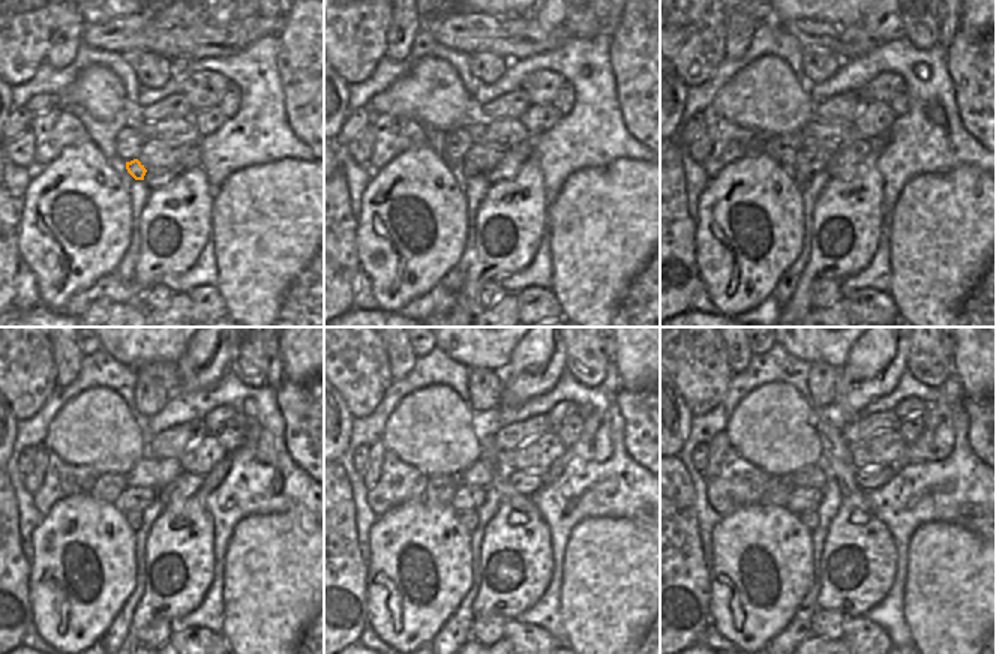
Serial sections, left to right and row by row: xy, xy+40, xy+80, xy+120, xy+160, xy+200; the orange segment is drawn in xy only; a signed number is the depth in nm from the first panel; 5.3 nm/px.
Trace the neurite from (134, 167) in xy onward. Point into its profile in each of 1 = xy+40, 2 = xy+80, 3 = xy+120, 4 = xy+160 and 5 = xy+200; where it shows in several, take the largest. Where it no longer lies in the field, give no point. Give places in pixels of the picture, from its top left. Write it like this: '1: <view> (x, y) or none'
1: xy+40 (470, 171)
2: xy+80 (803, 176)
3: xy+120 (134, 516)
4: xy+160 (470, 519)
5: xy+200 (810, 521)

